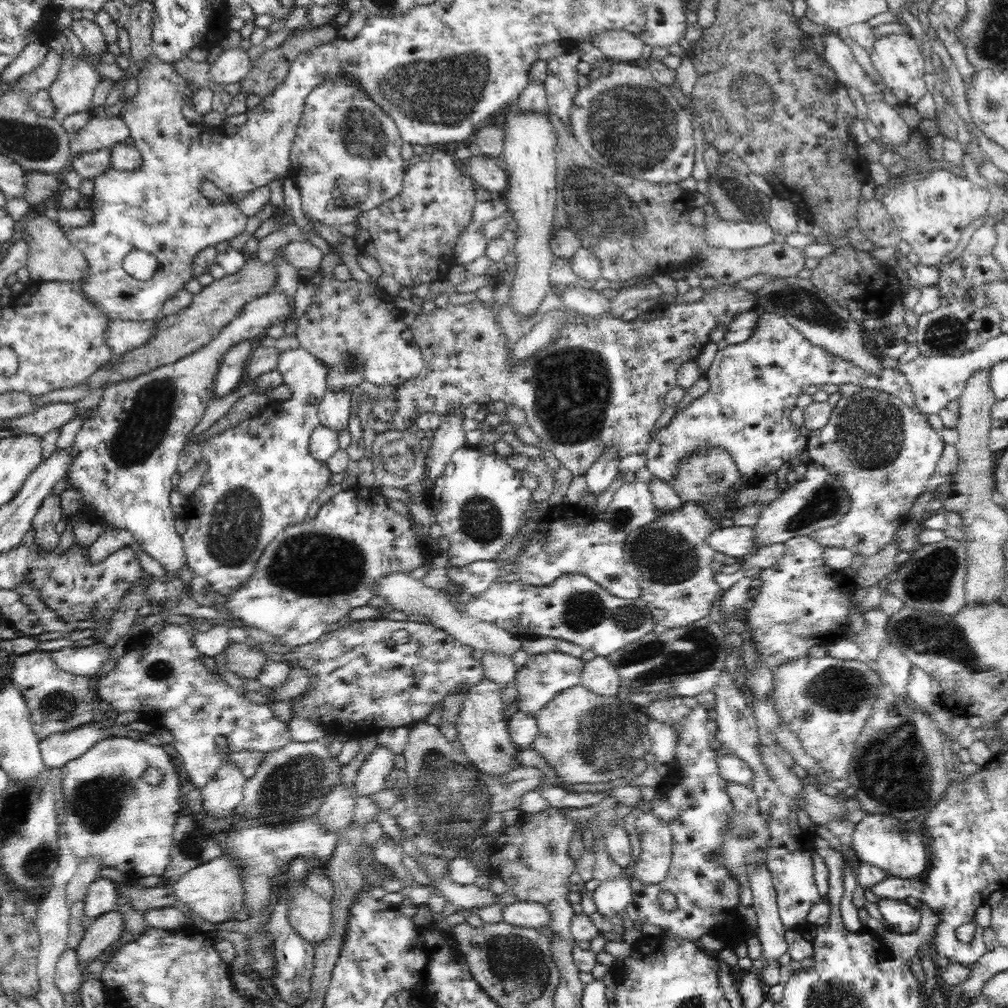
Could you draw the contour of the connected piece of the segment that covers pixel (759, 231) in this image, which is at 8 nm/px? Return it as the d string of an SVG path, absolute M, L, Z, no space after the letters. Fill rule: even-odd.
M710 204L702 206L704 210L706 240L710 245L734 251L753 249L770 244L774 231L767 221L761 223L741 223L724 220Z

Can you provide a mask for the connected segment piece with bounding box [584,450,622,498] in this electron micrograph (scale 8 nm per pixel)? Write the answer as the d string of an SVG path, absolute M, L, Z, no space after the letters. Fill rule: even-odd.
M606 450L604 455L600 455L584 474L587 478L586 492L592 492L596 498L604 492L620 472L620 460L622 457L612 450Z

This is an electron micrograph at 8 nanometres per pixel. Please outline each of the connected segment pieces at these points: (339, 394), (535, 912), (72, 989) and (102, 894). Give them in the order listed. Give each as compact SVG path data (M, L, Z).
M327 390L319 406L319 419L322 425L336 433L348 429L351 401L351 395L344 391Z
M516 901L503 908L503 922L518 928L550 926L550 912L540 903Z
M68 948L58 958L55 968L55 985L63 995L71 997L74 1002L78 988L81 988L81 981L76 950Z
M98 878L90 883L84 897L84 912L88 921L110 912L122 900L116 891L117 887L116 882L106 878Z

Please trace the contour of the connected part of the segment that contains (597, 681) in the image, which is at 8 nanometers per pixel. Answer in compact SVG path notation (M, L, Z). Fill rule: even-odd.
M596 655L586 661L580 681L580 686L584 686L591 693L605 697L614 696L621 689L621 679L616 666L613 666L605 656Z

